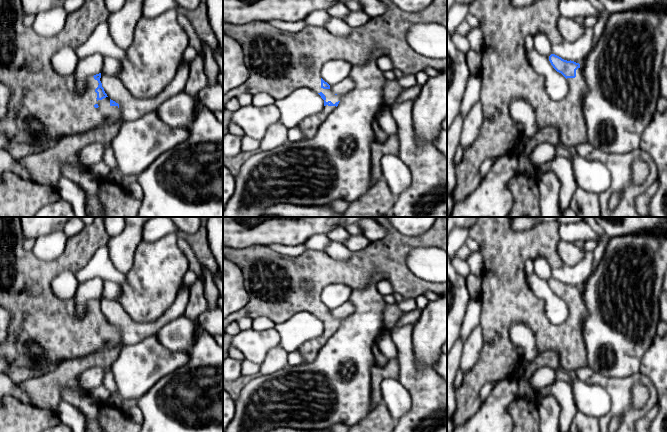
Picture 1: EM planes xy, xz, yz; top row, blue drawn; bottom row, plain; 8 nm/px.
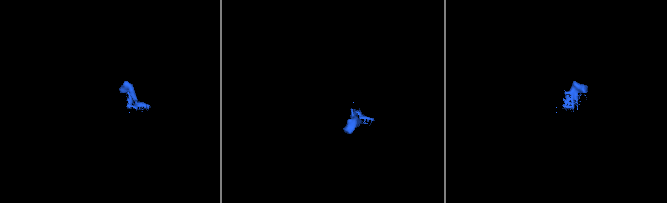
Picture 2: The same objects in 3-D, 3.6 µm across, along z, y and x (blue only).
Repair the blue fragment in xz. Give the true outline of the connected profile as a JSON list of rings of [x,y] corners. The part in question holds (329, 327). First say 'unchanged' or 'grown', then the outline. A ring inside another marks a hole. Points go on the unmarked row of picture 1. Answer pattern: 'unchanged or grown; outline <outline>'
grown; outline [[[371,217],[386,229],[386,235],[381,240],[370,242],[370,244],[362,250],[352,252],[351,257],[346,261],[335,260],[325,251],[305,250],[299,256],[285,256],[275,252],[270,246],[250,246],[245,249],[231,249],[223,246],[223,257],[237,265],[243,273],[245,288],[249,293],[249,301],[240,310],[228,315],[223,319],[223,335],[225,328],[232,322],[238,321],[244,316],[252,319],[266,316],[275,323],[282,323],[290,319],[294,314],[299,312],[309,312],[318,317],[324,324],[324,332],[322,335],[304,342],[298,351],[303,356],[304,363],[312,362],[322,346],[335,334],[338,330],[341,320],[334,318],[330,314],[330,309],[321,302],[321,293],[326,286],[331,284],[344,284],[352,290],[359,290],[366,287],[371,279],[381,274],[383,279],[388,280],[393,287],[393,291],[401,294],[404,298],[414,298],[423,295],[427,291],[434,292],[438,295],[447,293],[447,283],[432,283],[422,280],[415,276],[407,266],[407,258],[409,252],[420,247],[436,247],[447,252],[447,217],[436,217],[432,227],[423,234],[418,236],[406,236],[396,230],[387,217]]]

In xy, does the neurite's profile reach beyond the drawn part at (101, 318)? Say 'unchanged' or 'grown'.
grown

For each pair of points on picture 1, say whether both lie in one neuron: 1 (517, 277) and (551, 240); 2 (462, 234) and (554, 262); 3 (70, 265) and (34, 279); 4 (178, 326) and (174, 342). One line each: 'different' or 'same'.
1: same
2: different
3: same
4: same

